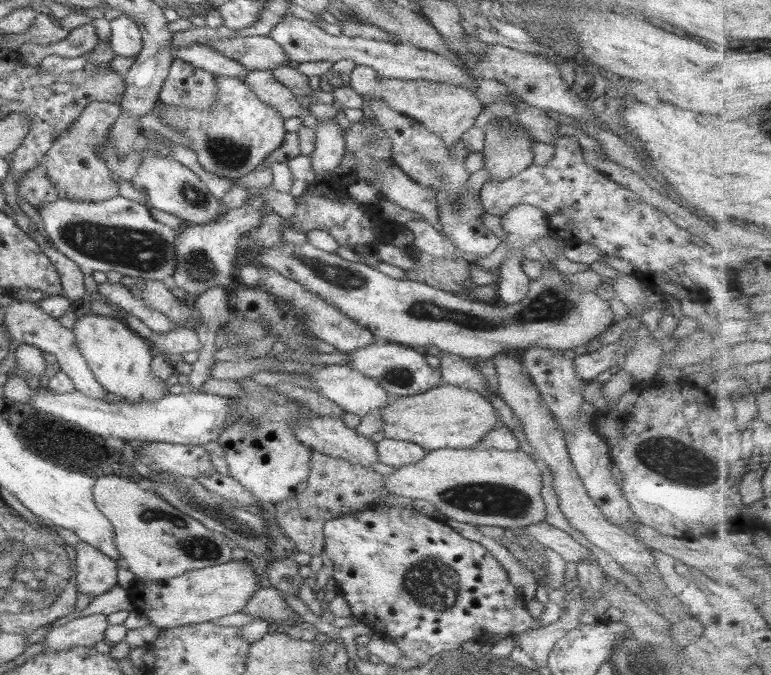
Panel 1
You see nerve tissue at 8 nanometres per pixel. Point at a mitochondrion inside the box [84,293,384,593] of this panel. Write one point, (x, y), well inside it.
(197, 548)

